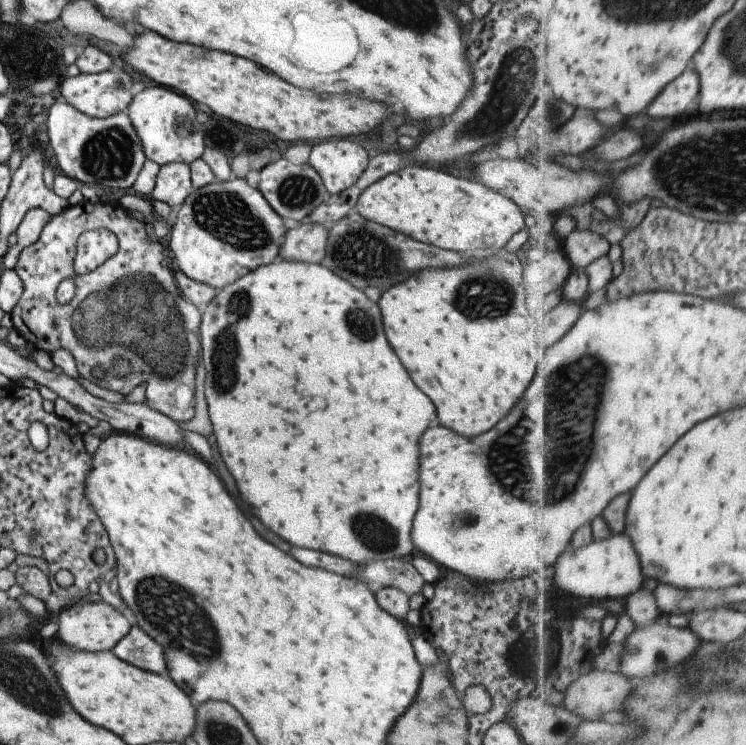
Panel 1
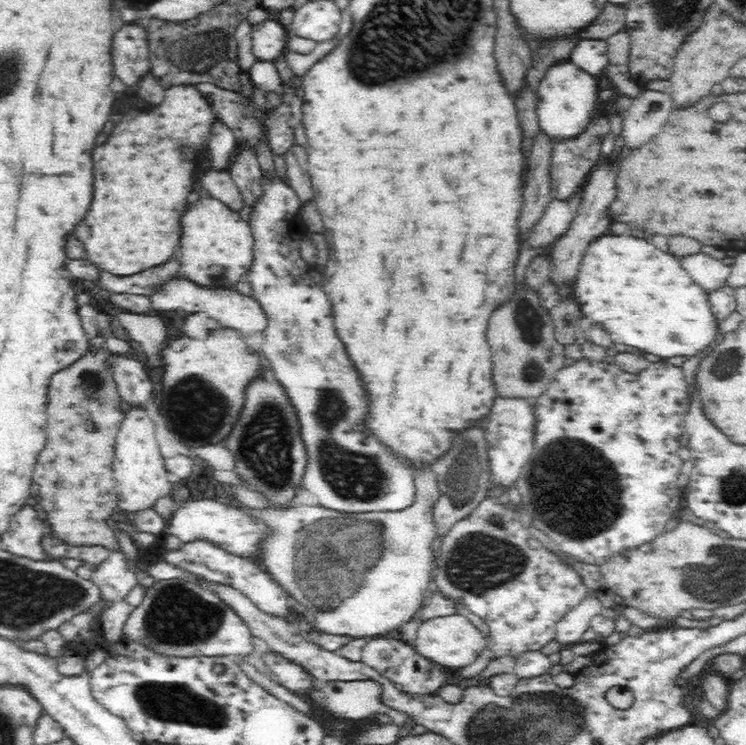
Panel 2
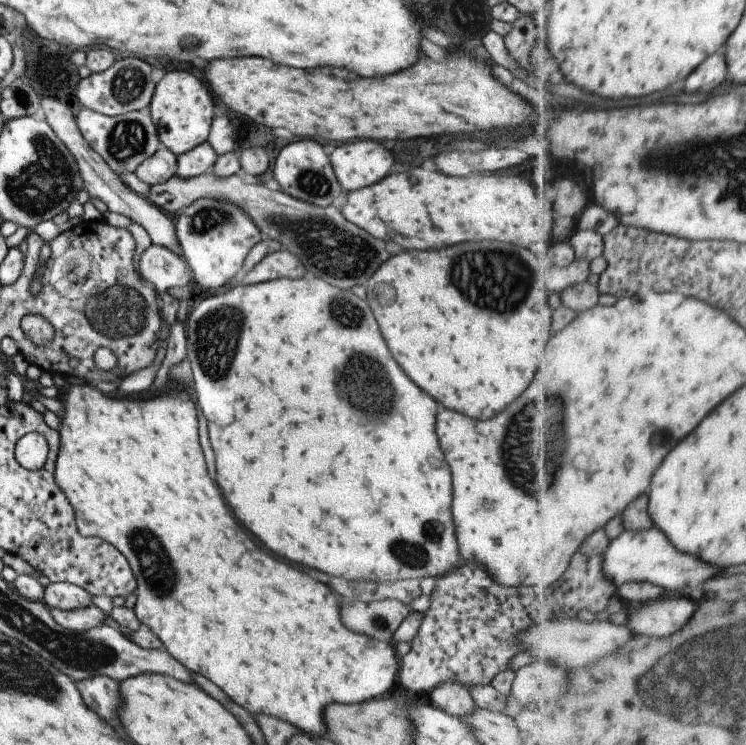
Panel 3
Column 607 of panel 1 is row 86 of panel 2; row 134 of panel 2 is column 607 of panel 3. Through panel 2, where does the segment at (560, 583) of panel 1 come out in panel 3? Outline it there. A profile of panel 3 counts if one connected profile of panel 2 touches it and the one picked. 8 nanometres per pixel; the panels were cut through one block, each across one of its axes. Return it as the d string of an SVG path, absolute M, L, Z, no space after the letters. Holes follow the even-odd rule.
M655 526L644 531L623 531L616 539L612 539L609 548L606 550L604 557L604 573L608 579L611 579L620 588L626 582L647 581L663 587L666 590L673 590L673 592L681 592L683 590L687 593L691 588L701 586L705 580L718 576L724 568L717 565L710 565L702 558L681 552L670 540L665 531Z

